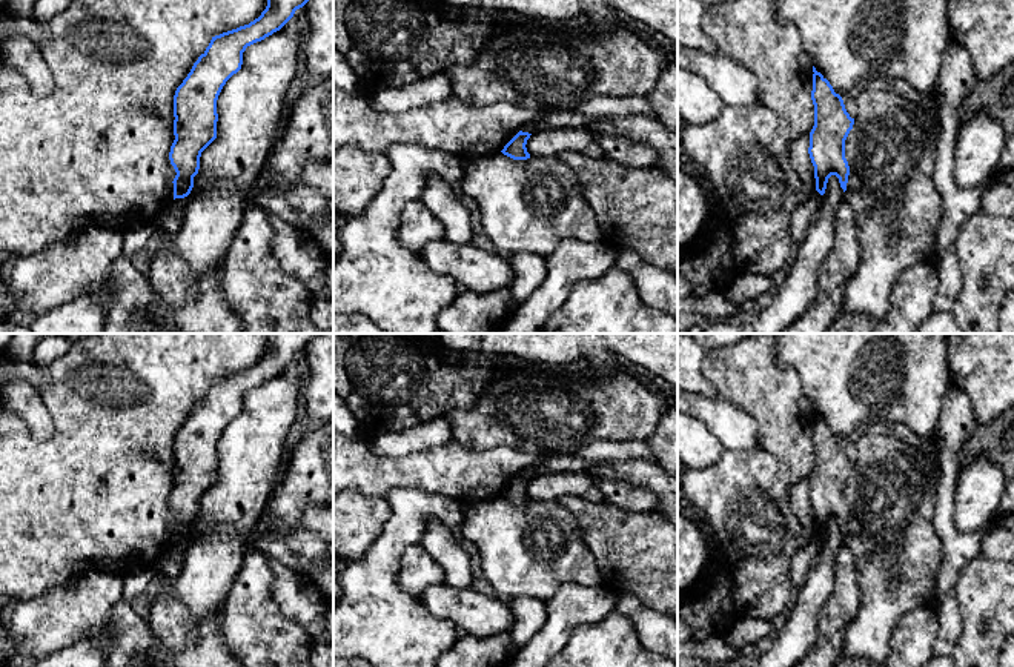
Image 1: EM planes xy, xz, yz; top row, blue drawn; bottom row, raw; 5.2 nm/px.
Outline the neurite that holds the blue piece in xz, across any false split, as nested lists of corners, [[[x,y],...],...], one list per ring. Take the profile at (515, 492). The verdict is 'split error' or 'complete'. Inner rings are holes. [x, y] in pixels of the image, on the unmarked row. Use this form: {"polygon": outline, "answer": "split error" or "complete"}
{"polygon": [[[519,475],[501,495],[504,499],[513,504],[527,504],[530,498],[527,496],[527,484],[532,478]]], "answer": "complete"}

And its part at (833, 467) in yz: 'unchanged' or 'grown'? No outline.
unchanged

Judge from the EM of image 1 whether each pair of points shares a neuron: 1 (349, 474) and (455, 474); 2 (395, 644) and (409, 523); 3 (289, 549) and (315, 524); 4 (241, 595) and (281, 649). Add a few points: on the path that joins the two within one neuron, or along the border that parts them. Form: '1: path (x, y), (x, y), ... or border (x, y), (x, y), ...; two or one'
1: path (375, 474), (429, 474); one
2: path (389, 613), (387, 554); one
3: path (295, 544), (309, 530); one
4: path (249, 609), (249, 617), (268, 635); one

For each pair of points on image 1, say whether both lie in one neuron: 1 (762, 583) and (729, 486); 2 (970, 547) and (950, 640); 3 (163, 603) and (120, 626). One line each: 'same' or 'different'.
1: same
2: same
3: different

